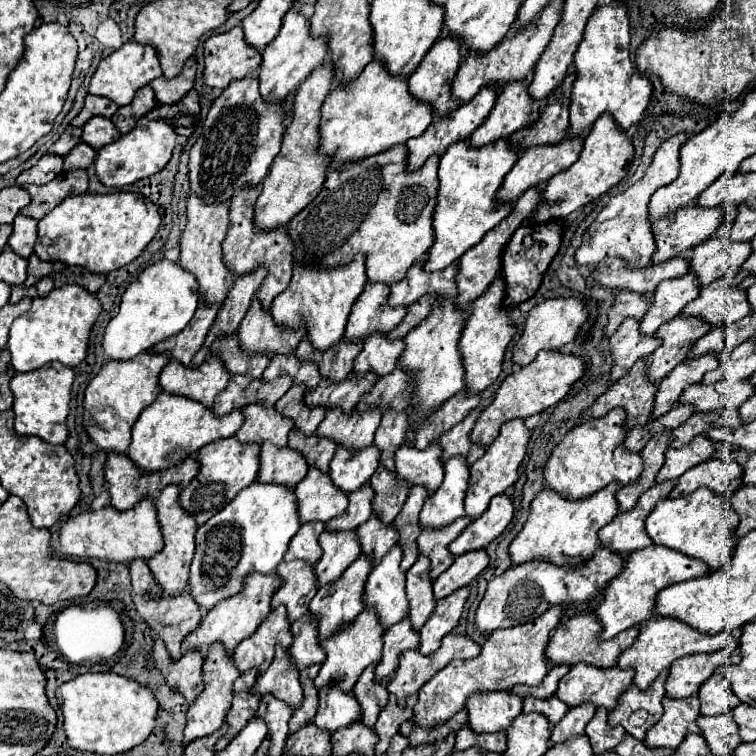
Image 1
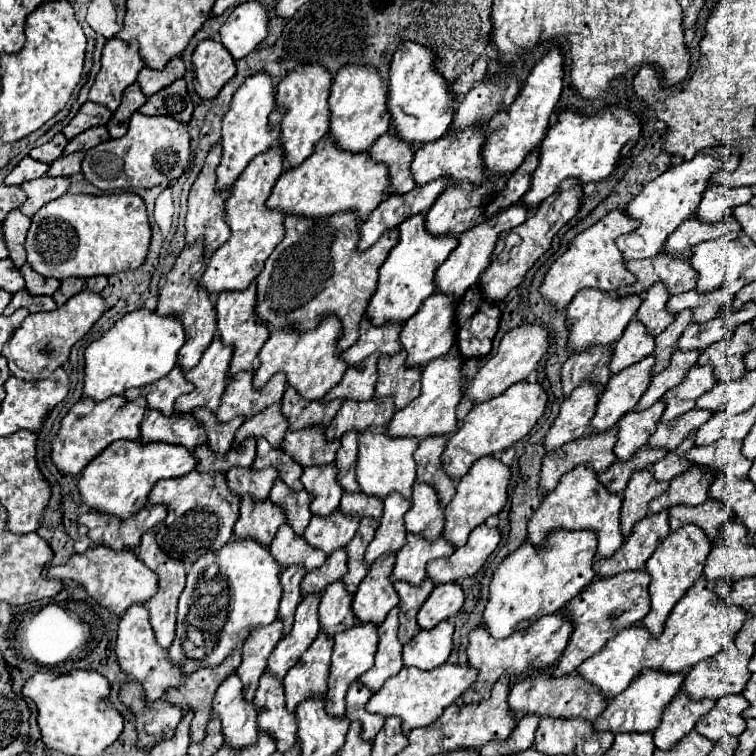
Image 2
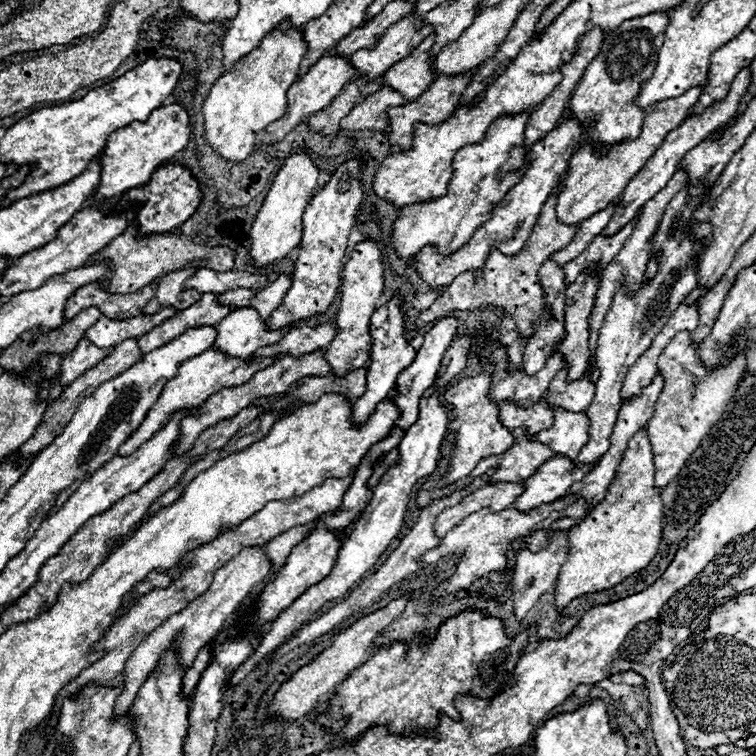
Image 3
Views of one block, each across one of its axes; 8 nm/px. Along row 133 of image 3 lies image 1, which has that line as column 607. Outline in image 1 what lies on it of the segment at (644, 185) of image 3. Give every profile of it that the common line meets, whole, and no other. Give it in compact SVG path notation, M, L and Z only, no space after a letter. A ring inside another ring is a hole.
M580 662L560 680L556 696L570 708L590 702L596 708L612 712L630 684L632 670L596 670L594 666L584 666L584 662Z

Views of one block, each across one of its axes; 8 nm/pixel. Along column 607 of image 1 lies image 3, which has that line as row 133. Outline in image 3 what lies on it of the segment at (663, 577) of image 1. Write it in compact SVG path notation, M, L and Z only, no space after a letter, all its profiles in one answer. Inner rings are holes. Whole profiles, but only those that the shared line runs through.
M670 12L646 14L630 22L622 22L618 30L610 32L598 56L586 68L582 80L578 82L572 98L570 110L578 120L588 126L588 136L598 144L614 144L624 138L638 138L644 124L644 110L636 106L642 84L654 74L658 50L664 44L664 34L670 22ZM590 120L596 120L590 126Z

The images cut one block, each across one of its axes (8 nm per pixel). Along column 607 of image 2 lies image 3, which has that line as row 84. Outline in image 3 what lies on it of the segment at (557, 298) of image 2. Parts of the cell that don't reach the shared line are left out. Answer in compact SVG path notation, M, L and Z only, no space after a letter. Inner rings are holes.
M288 20L270 32L262 44L250 52L236 70L226 72L210 90L202 104L204 112L204 138L226 160L246 160L256 144L256 134L270 122L278 120L286 112L286 92L296 82L300 60L304 58L308 44L304 32L296 30Z

